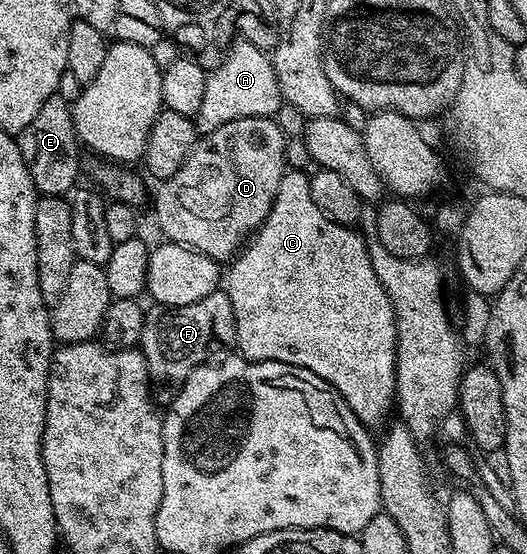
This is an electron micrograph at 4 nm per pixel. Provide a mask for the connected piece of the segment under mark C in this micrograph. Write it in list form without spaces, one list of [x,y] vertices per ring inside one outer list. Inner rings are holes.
[[[289,169],[278,184],[276,199],[266,220],[260,225],[260,229],[256,231],[251,241],[235,255],[234,261],[227,267],[226,293],[234,308],[235,349],[243,357],[249,358],[251,362],[281,362],[314,372],[314,376],[326,380],[339,392],[342,400],[346,400],[346,404],[354,412],[354,416],[358,416],[363,426],[375,428],[375,426],[385,425],[384,417],[387,416],[388,409],[390,411],[393,409],[396,397],[396,317],[394,308],[390,304],[390,296],[386,296],[386,288],[382,288],[378,276],[374,276],[365,235],[360,235],[356,230],[358,229],[351,225],[336,223],[324,215],[311,196],[311,177],[307,173],[304,175],[300,170]]]

